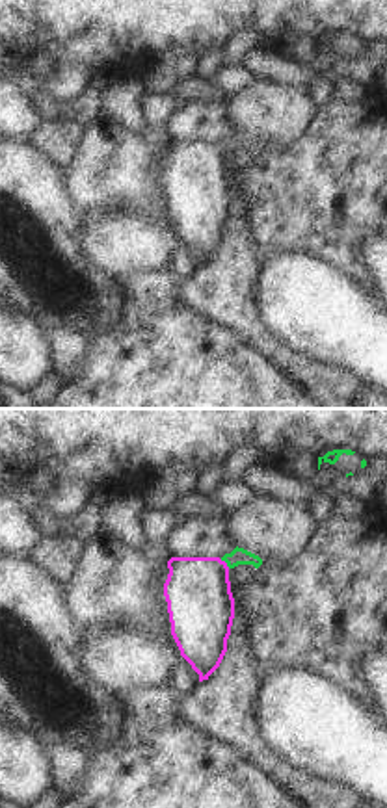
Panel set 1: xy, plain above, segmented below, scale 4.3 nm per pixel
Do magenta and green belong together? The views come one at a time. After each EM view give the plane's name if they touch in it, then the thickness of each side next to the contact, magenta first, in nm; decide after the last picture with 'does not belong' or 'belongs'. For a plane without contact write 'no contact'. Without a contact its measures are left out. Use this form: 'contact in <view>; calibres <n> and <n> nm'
contact in xy; calibres 280 and 80 nm

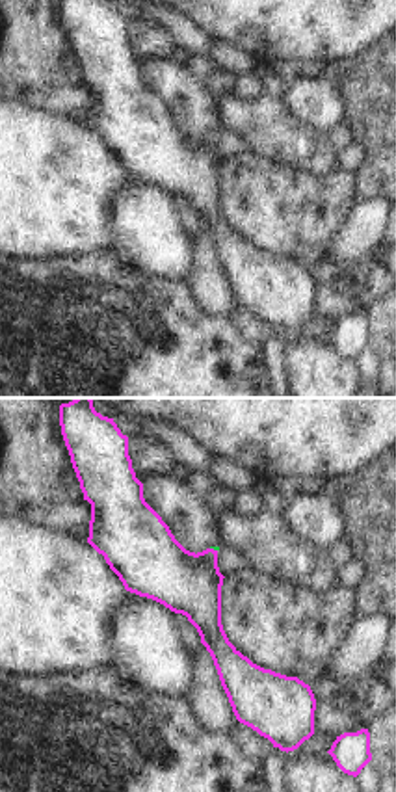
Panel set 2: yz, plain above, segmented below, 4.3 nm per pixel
contact in yz; calibres 280 and 20 nm

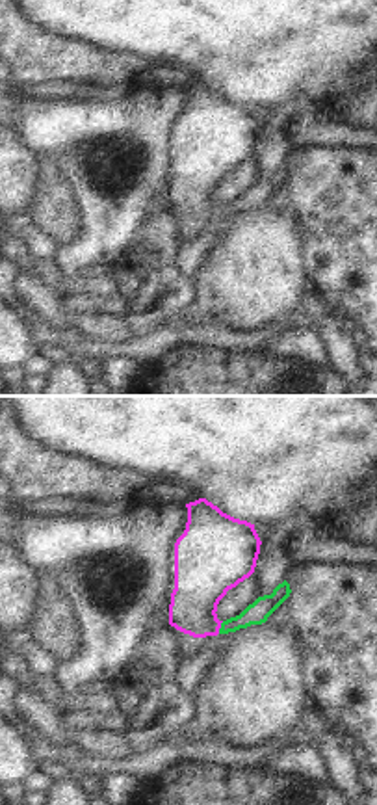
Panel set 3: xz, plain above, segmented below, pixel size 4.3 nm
contact in xz; calibres 260 and 100 nm

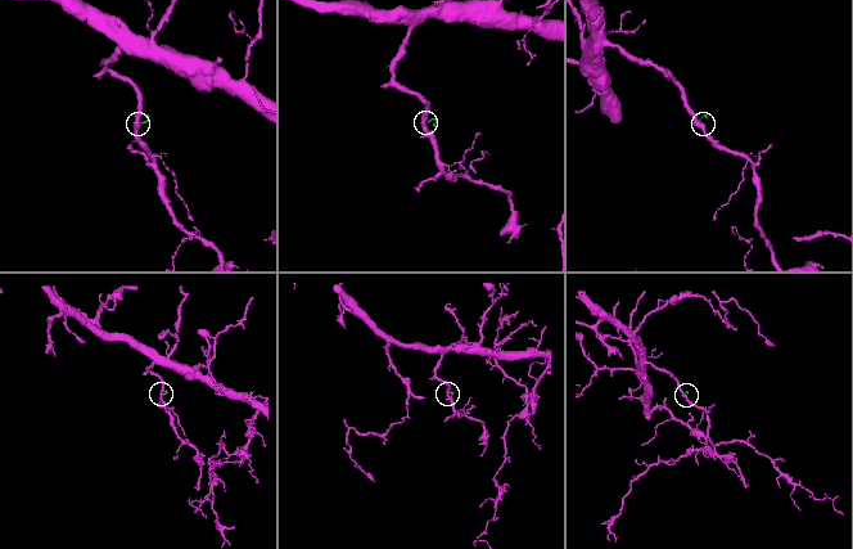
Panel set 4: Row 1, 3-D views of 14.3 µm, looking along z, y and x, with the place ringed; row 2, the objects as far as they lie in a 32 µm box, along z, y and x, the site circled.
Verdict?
belongs

